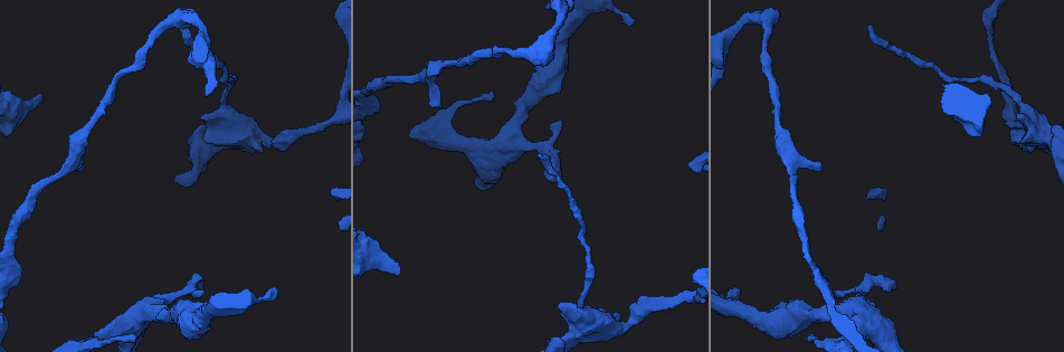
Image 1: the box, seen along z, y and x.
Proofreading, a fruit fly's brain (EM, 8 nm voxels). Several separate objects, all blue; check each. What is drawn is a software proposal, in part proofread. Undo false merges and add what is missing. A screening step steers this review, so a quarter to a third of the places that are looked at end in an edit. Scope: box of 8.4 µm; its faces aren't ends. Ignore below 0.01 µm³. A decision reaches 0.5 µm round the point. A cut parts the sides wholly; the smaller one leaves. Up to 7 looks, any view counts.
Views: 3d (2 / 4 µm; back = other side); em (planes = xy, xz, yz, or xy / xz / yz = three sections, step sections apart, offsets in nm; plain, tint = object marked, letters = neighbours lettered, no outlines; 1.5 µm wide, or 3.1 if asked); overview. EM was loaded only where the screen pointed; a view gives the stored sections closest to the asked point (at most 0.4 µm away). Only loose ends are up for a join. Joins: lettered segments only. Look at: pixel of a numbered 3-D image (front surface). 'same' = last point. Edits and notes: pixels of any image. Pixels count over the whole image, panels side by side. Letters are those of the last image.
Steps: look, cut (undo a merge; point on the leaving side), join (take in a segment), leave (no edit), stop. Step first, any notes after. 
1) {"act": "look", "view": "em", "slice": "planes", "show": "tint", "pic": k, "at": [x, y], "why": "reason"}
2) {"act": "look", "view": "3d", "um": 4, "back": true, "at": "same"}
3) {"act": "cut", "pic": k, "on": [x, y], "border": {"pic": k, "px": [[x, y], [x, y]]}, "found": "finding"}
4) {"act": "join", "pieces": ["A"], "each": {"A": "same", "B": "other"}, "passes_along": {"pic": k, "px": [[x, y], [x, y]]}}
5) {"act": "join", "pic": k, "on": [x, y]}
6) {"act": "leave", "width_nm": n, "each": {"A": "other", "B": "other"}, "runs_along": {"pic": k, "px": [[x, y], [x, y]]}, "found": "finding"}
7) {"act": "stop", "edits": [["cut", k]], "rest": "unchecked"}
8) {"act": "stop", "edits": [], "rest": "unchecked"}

{"act": "look", "view": "3d", "um": 2, "back": true, "pic": 1, "at": [81, 164], "why": "an open end"}

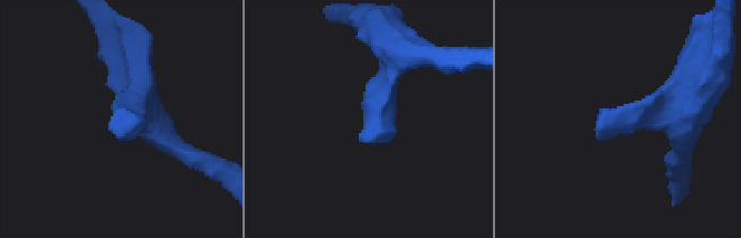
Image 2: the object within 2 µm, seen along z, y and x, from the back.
{"act": "look", "view": "em", "slice": "planes", "show": "letters", "pic": 2, "at": [361, 141], "why": "need the tissue"}

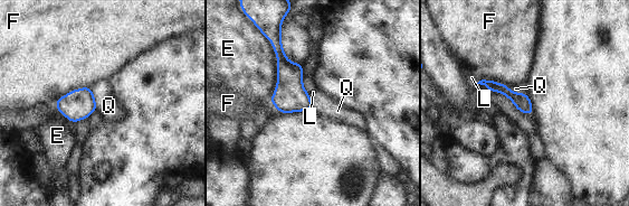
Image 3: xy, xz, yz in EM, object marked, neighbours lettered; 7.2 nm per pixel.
{"act": "leave", "width_nm": 120, "each": {"E": "other", "F": "other", "L": "other", "Q": "other"}, "runs_along": {"pic": 3, "px": [[486, 83], [502, 87], [530, 111]]}, "found": "none of them fits"}

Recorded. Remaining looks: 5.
{"act": "look", "view": "em", "slice": "xy", "step": 4, "show": "letters", "pic": 1, "at": [399, 272], "why": "free end"}

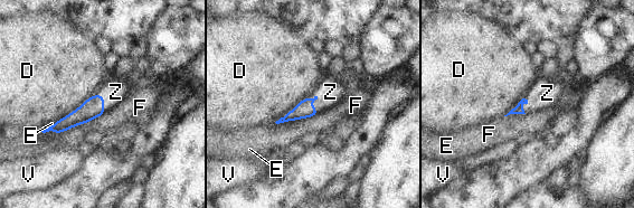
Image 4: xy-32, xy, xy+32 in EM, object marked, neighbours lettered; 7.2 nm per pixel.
{"act": "look", "view": "em", "slice": "planes", "show": "letters", "at": "same", "why": "another direction"}

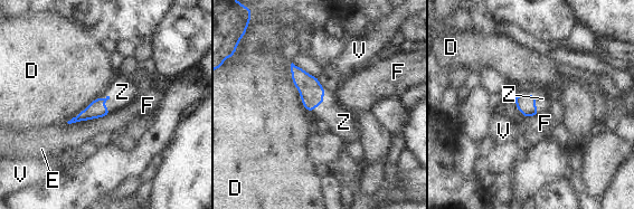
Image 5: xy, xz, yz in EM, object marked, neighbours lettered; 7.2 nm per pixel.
{"act": "join", "pic": 5, "on": [543, 101], "longest_contact_nm": ["D", 400], "each": {"D": "other", "E": "other", "F": "other", "V": "other", "Z": "same"}, "passes_along": {"pic": 5, "px": [[521, 101], [532, 95], [543, 101]]}, "found": "the neuron continues"}

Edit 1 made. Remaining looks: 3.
{"act": "look", "view": "3d", "um": 4, "pic": 1, "at": [872, 26], "why": "free end"}

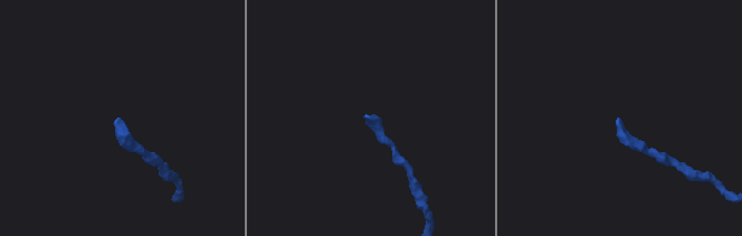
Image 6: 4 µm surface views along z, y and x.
{"act": "look", "view": "em", "slice": "xy", "step": 4, "show": "letters", "pic": 6, "at": [370, 115], "why": "shape alone is not enough"}

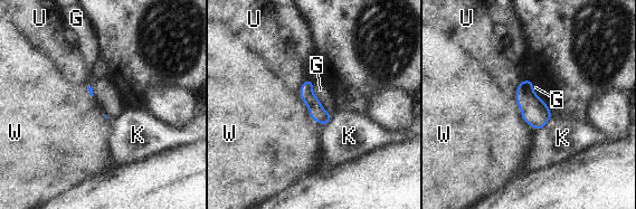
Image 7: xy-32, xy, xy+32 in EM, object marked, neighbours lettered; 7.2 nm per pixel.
{"act": "leave", "each": {"G": "other", "K": "other", "U": "other", "W": "other"}, "runs_along": {"pic": 7, "px": [[309, 83], [309, 98], [325, 121]]}, "found": "no lettered segment goes on from it"}

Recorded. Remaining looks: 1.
{"act": "stop", "edits": [["join", 5]], "rest": "unchecked"}

